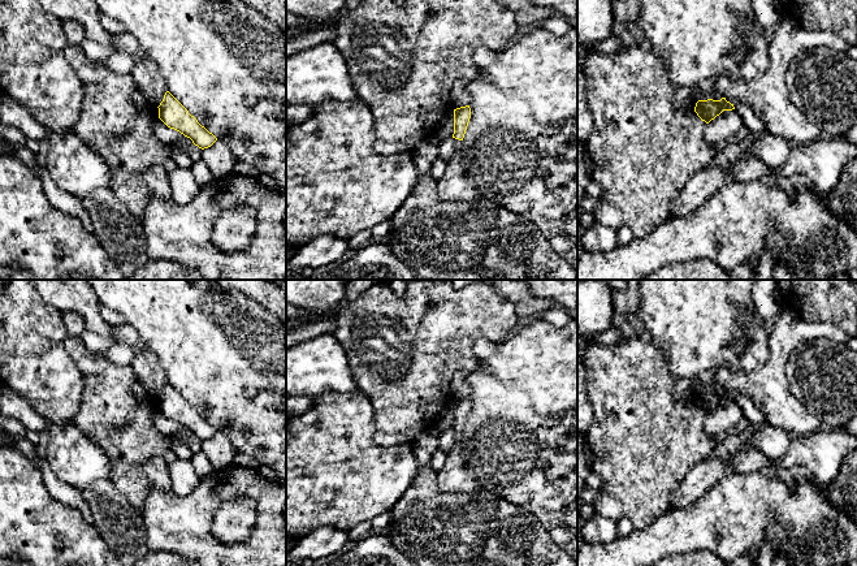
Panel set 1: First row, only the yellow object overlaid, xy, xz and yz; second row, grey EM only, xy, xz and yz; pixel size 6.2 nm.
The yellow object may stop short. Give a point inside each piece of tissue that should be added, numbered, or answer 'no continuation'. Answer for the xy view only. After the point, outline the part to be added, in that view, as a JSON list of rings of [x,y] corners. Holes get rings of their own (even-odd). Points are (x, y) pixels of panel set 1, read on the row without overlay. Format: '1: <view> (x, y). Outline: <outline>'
no continuation

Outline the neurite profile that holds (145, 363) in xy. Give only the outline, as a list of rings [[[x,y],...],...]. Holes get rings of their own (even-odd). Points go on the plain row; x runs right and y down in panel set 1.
[[[148,349],[134,350],[134,358],[130,366],[148,393],[159,398],[166,384],[166,377],[157,357]]]

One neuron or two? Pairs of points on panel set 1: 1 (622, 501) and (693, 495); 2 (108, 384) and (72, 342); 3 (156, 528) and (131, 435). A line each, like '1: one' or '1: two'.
1: two
2: one
3: two

